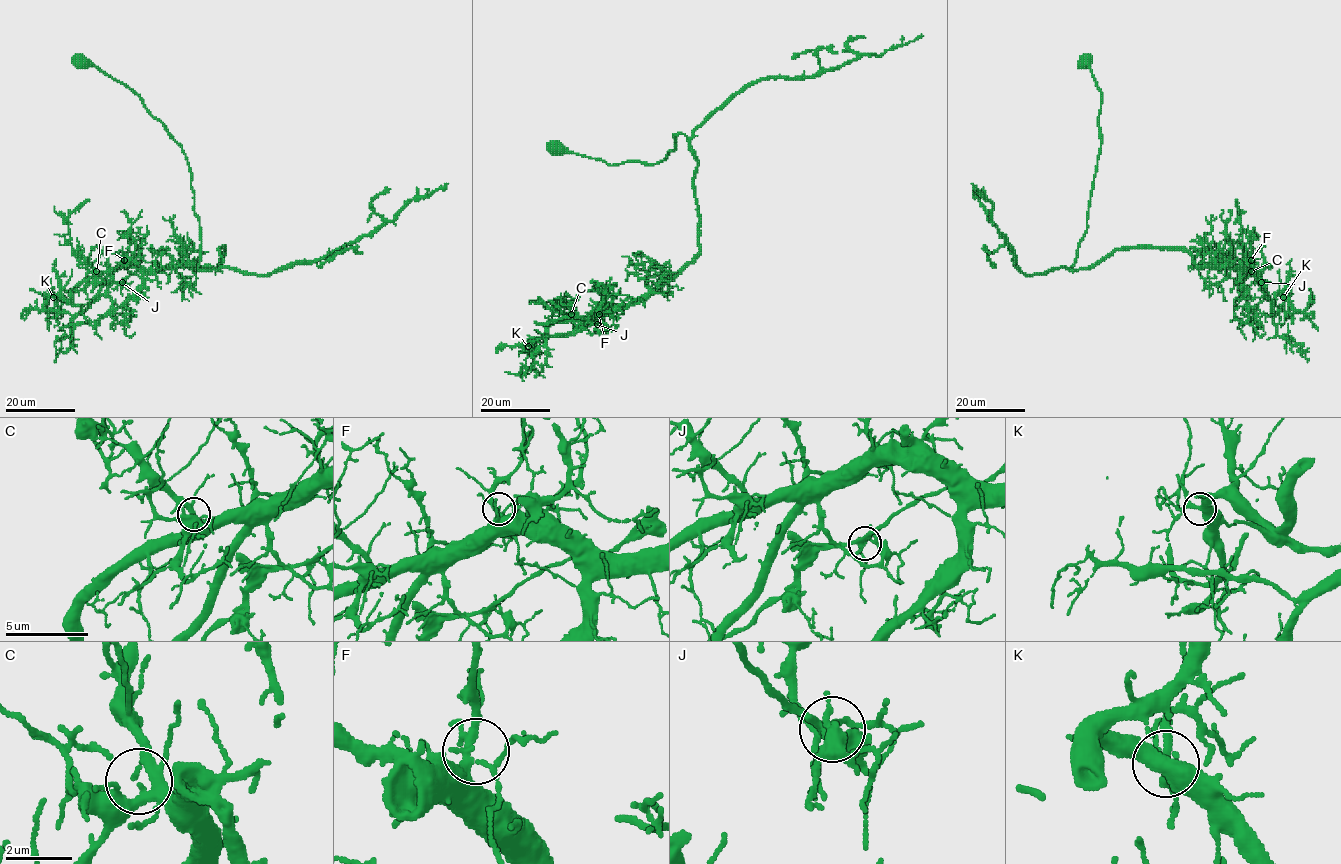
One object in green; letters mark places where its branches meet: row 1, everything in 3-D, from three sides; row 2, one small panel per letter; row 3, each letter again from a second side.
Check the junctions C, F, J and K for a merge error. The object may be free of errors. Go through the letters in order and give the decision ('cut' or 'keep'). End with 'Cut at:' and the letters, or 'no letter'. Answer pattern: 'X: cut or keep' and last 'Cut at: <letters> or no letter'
C: keep
F: keep
J: cut
K: keep
Cut at: J

